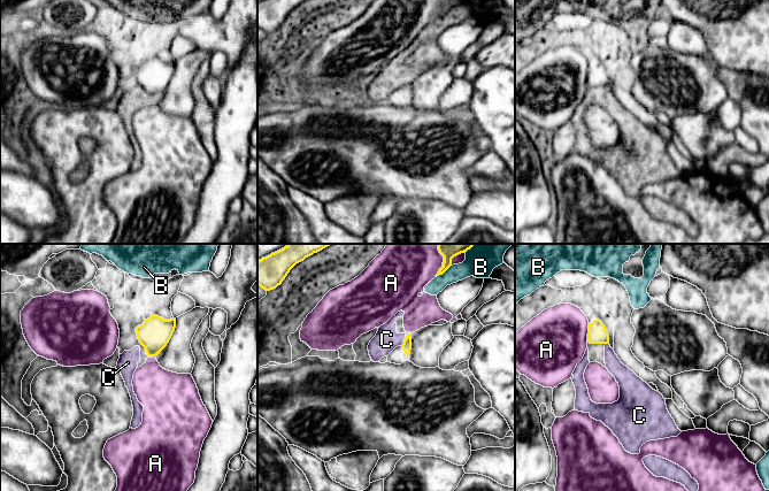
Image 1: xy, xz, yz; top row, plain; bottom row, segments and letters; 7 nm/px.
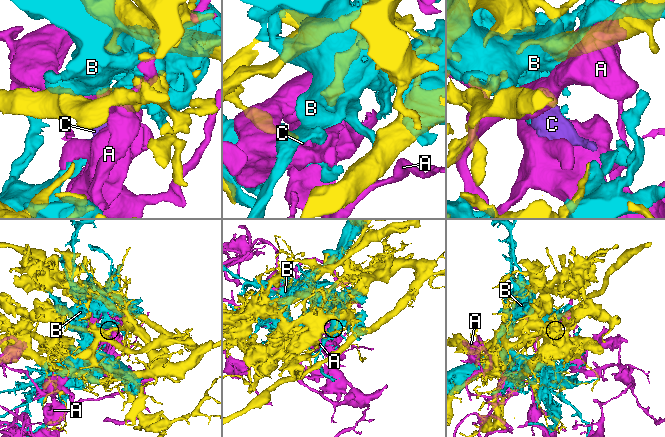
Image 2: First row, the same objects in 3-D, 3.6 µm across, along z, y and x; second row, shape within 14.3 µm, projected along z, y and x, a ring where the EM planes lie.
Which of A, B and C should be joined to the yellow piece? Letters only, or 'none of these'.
none of these

